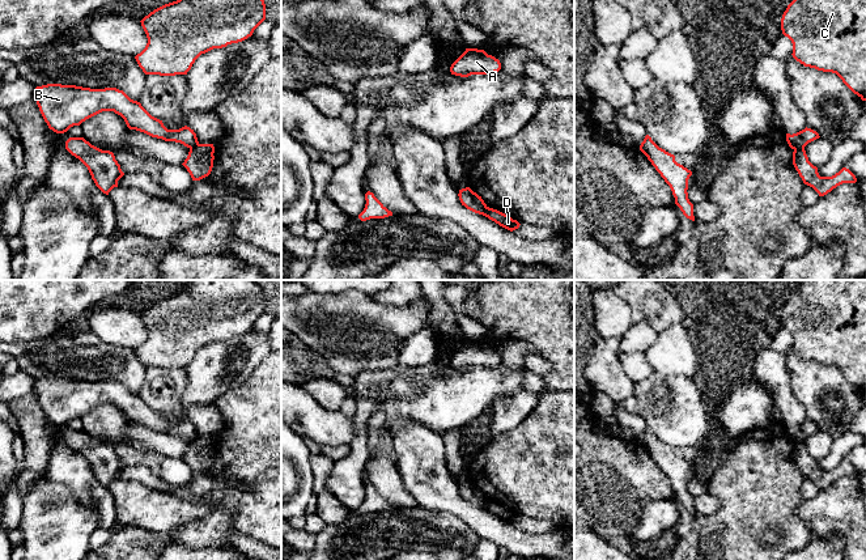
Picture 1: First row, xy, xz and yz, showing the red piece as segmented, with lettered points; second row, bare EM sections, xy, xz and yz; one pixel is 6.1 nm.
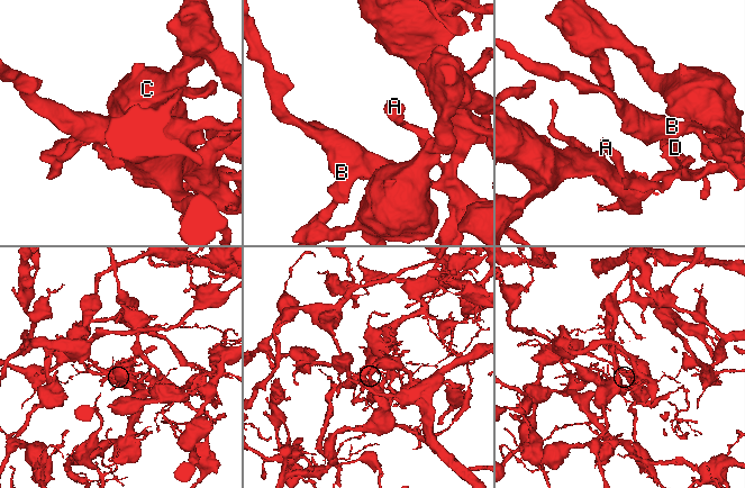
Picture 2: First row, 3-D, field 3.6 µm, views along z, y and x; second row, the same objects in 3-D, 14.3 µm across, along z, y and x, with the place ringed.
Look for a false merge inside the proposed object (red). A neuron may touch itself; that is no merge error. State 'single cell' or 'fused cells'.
fused cells

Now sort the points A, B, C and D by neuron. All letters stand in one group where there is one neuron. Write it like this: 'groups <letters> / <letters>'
groups A D / B C

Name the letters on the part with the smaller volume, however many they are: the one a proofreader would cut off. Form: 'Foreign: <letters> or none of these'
Foreign: A, D

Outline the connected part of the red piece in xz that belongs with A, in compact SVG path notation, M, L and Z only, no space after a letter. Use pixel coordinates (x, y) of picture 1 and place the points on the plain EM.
M466 341L466 344L451 357L451 368L468 370L471 368L491 368L501 362L501 356L484 343Z

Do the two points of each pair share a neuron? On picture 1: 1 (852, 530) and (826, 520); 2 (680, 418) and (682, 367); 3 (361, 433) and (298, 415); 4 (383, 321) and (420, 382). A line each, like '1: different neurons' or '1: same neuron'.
1: same neuron
2: different neurons
3: different neurons
4: different neurons

